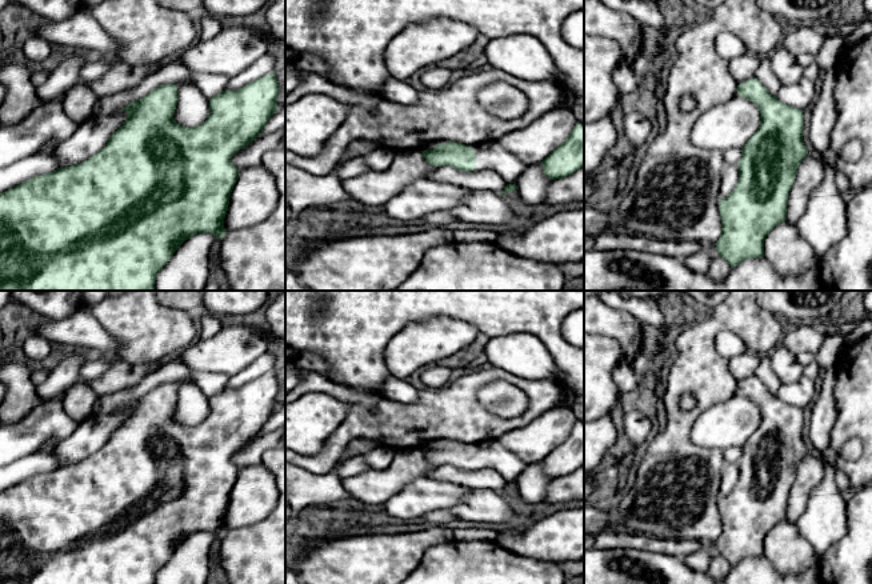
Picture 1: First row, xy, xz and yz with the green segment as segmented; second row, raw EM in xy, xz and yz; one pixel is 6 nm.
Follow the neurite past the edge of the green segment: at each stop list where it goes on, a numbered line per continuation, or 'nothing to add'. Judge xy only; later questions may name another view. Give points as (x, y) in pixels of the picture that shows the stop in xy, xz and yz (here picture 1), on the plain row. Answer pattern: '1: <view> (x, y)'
1: xy (211, 383)

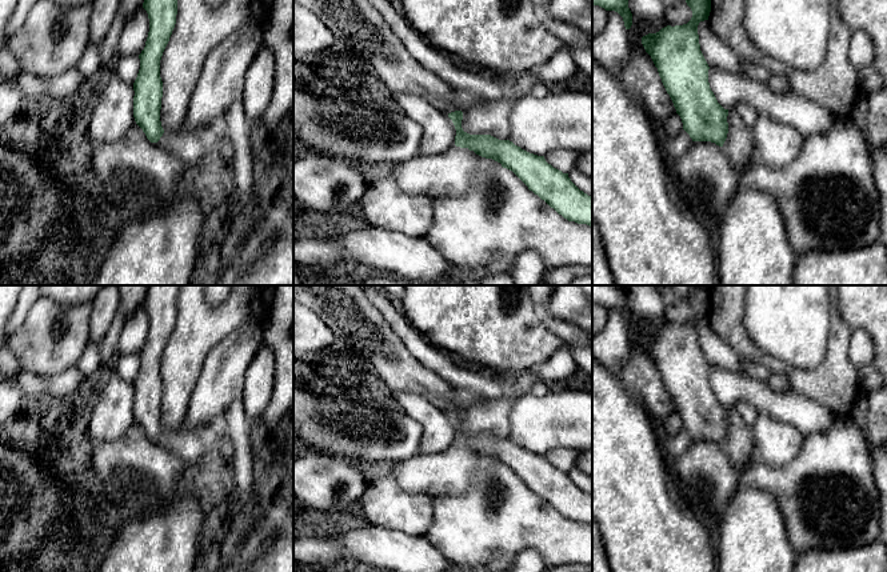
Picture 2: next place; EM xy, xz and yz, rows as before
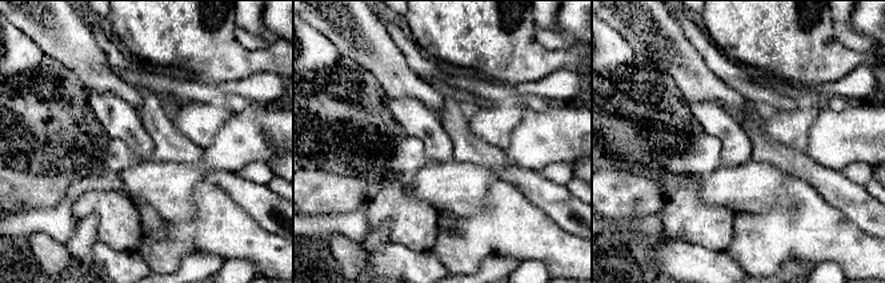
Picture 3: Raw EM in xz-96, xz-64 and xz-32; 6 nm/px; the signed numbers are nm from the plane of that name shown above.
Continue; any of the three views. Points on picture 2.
nothing to add

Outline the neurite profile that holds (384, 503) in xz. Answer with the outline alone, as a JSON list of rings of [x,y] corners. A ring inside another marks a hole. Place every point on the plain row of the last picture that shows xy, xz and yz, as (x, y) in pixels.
[[[385,469],[369,476],[360,497],[363,523],[424,536],[433,523],[433,497],[404,491]]]

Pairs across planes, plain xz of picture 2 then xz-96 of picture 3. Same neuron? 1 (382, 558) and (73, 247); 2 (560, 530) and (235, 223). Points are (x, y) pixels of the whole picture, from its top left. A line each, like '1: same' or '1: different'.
1: different
2: same

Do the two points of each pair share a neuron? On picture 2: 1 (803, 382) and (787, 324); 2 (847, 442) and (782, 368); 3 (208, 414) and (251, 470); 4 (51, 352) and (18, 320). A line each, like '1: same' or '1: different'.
1: different
2: different
3: different
4: different

